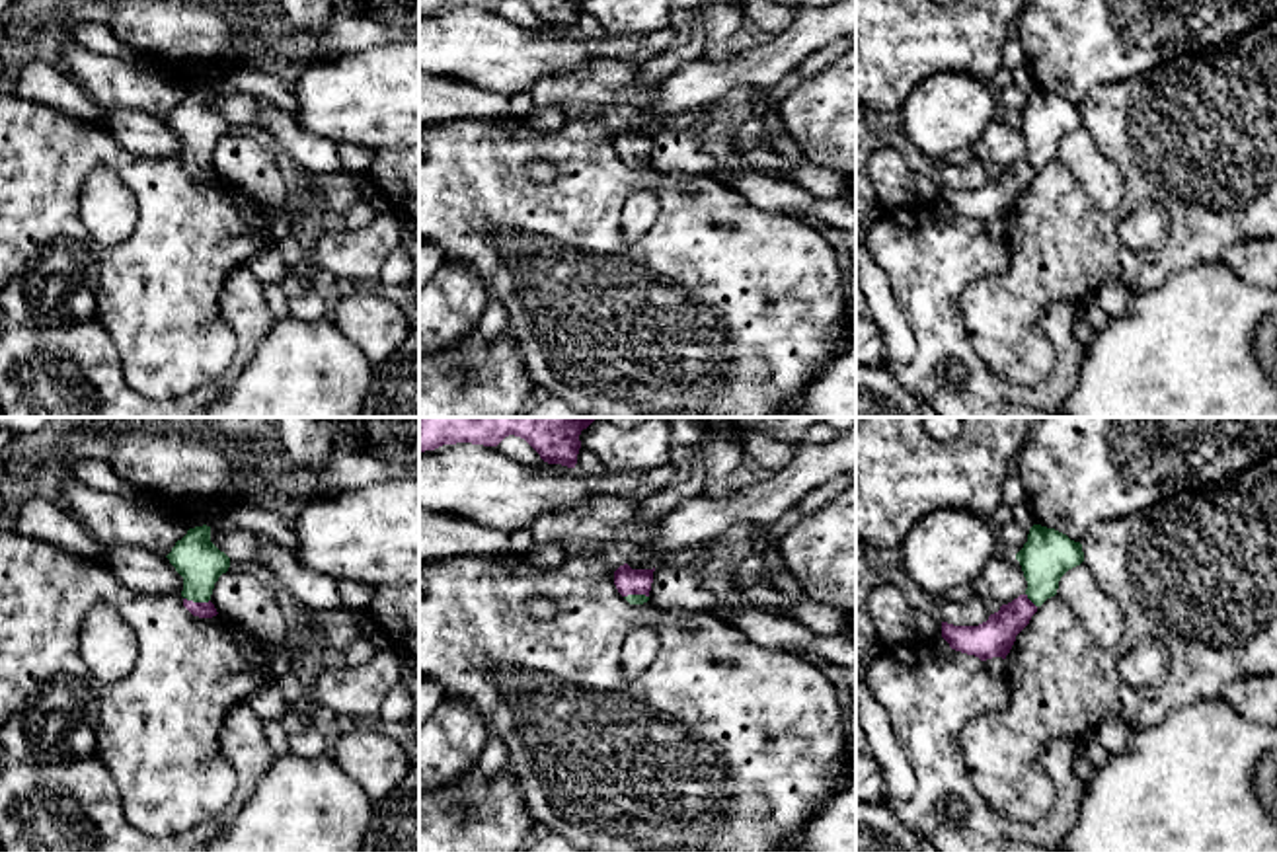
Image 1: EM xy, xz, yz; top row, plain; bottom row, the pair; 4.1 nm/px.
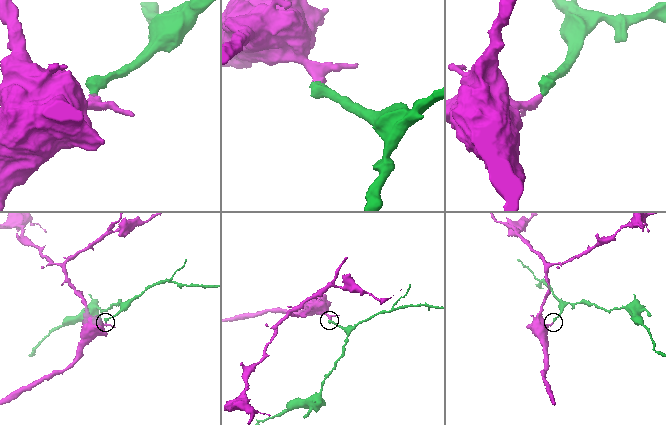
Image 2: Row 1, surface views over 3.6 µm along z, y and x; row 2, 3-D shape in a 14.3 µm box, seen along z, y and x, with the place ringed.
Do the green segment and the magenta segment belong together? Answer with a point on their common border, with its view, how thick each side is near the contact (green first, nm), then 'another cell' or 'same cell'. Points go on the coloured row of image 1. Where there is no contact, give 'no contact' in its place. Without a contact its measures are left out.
contact xy (197, 601); calibres 190 and 60 nm; same cell

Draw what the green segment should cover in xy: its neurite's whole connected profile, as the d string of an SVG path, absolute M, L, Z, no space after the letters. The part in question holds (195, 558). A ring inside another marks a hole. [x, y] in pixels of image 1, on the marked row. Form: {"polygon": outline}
{"polygon": "M211 526L189 528L166 556L183 577L183 606L199 618L216 616L211 602L214 583L230 567L230 558L211 542Z"}

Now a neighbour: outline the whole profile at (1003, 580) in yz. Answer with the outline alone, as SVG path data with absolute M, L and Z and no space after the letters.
M994 556L971 585L977 599L983 602L992 600L1000 606L1025 595L1027 589L1020 562L1000 556Z

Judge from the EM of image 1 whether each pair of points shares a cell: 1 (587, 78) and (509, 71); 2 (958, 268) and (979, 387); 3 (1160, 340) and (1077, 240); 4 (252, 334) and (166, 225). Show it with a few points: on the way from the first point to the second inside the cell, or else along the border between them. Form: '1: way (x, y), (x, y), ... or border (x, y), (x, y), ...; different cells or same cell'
1: border (599, 59), (572, 73), (541, 78), (529, 88); different cells
2: way (946, 297), (946, 340), (964, 357); same cell
3: border (1172, 273), (1157, 287), (1131, 295); different cells
4: border (240, 262), (219, 299), (219, 316), (238, 336); different cells

